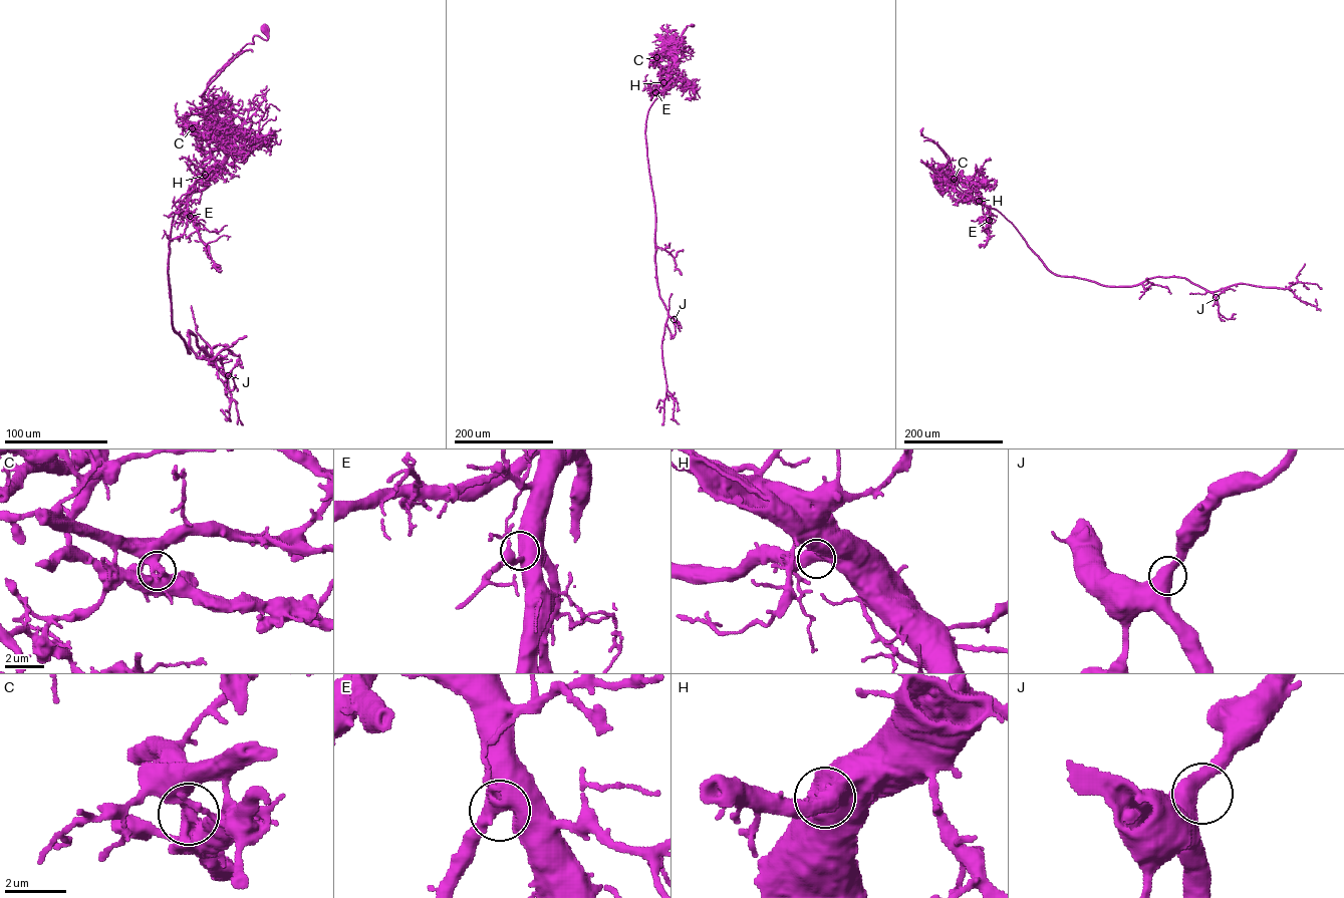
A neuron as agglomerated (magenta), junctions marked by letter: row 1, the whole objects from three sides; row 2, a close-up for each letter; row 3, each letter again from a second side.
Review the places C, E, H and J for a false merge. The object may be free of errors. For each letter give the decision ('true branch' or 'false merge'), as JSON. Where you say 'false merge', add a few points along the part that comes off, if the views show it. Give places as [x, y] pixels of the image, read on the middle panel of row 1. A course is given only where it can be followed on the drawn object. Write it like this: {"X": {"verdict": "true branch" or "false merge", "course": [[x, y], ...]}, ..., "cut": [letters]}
{"C": {"verdict": "false merge", "course": [[656, 57], [663, 52], [669, 56], [662, 54], [687, 25], [692, 26]]}, "E": {"verdict": "true branch"}, "H": {"verdict": "true branch"}, "J": {"verdict": "true branch"}, "cut": ["C"]}

